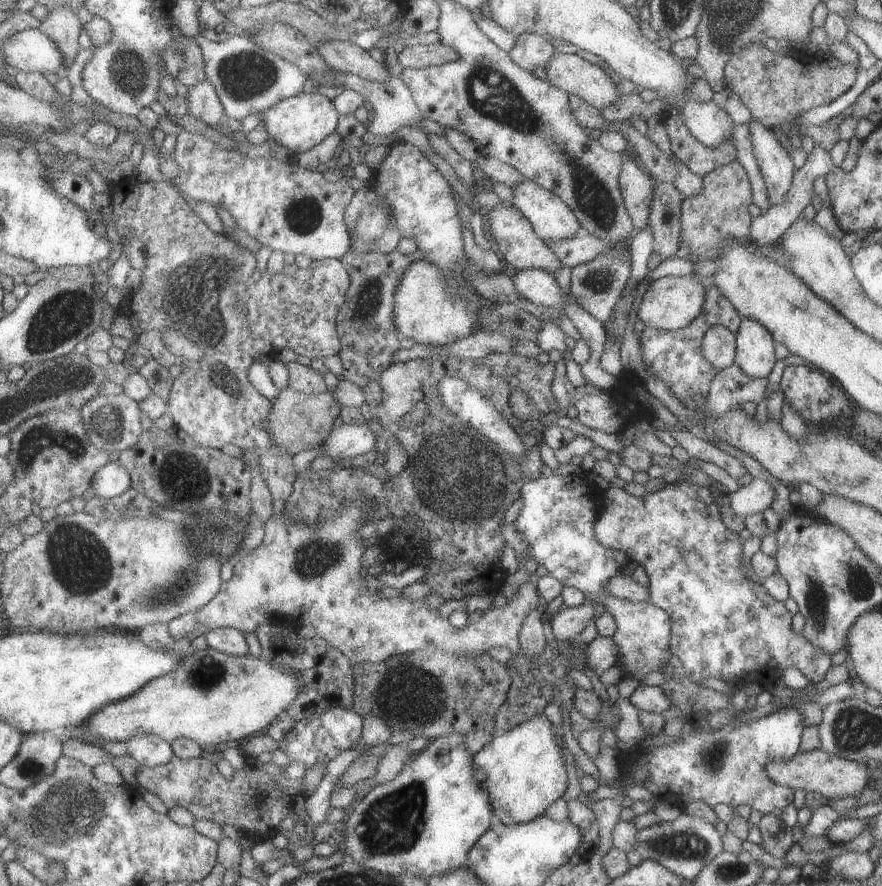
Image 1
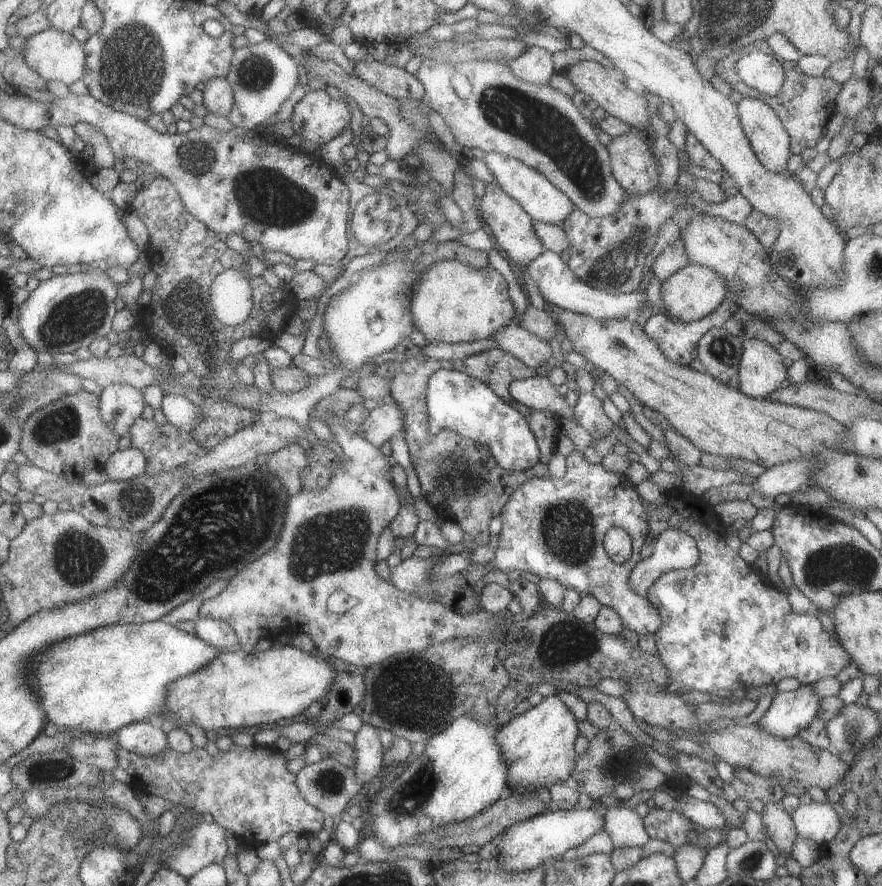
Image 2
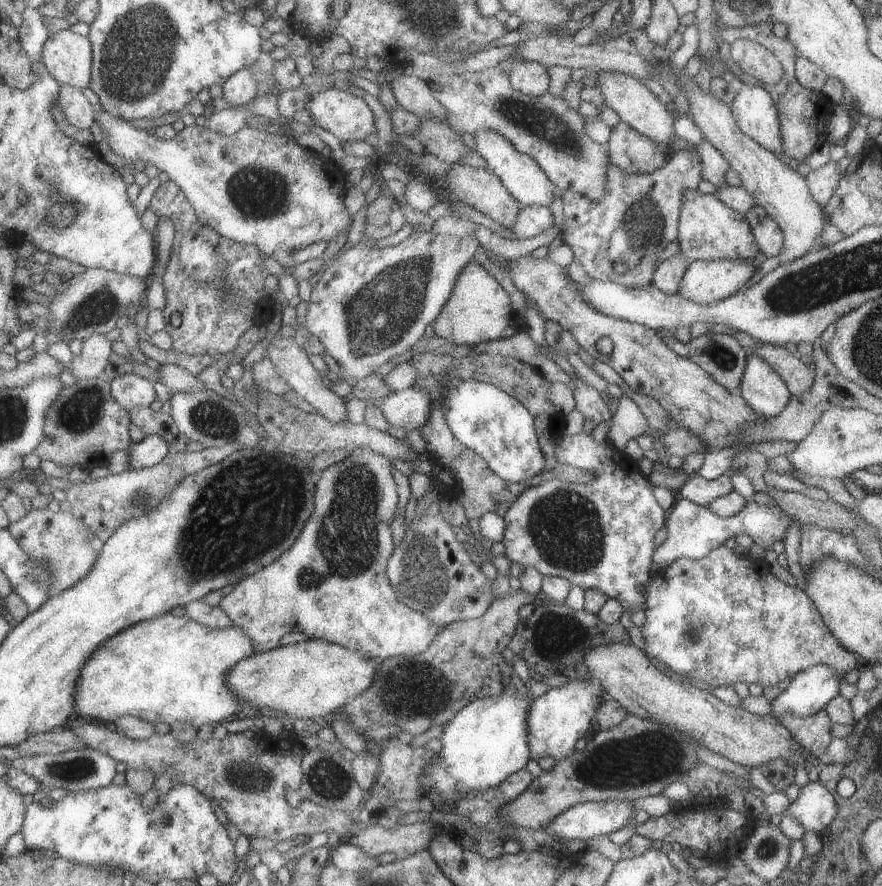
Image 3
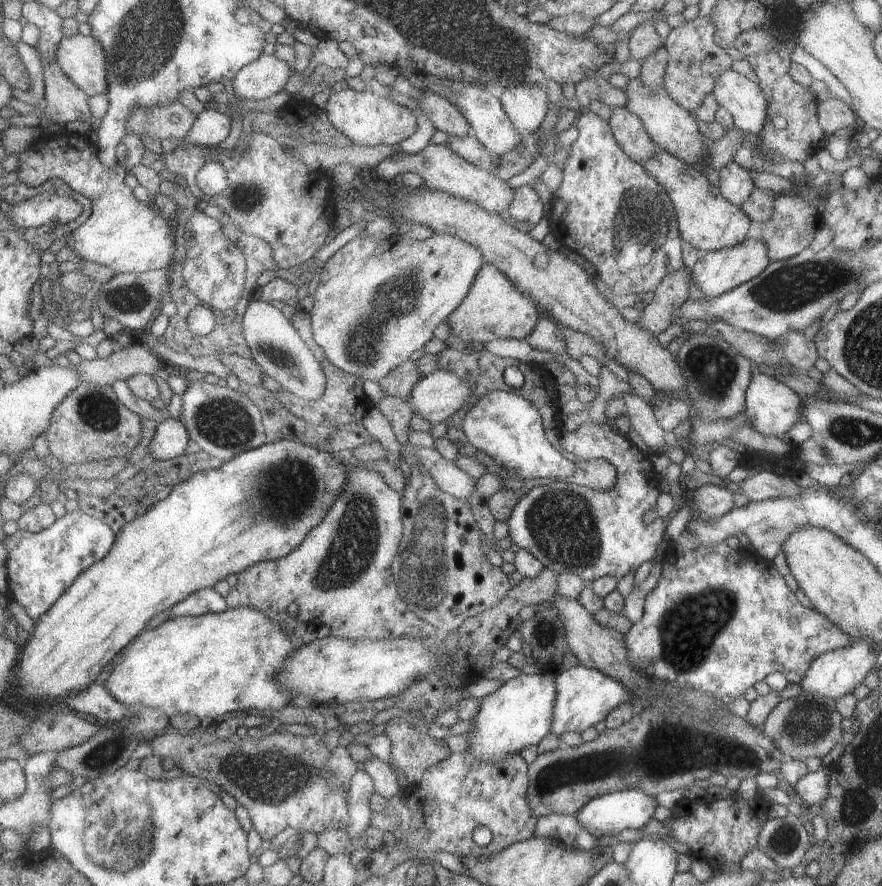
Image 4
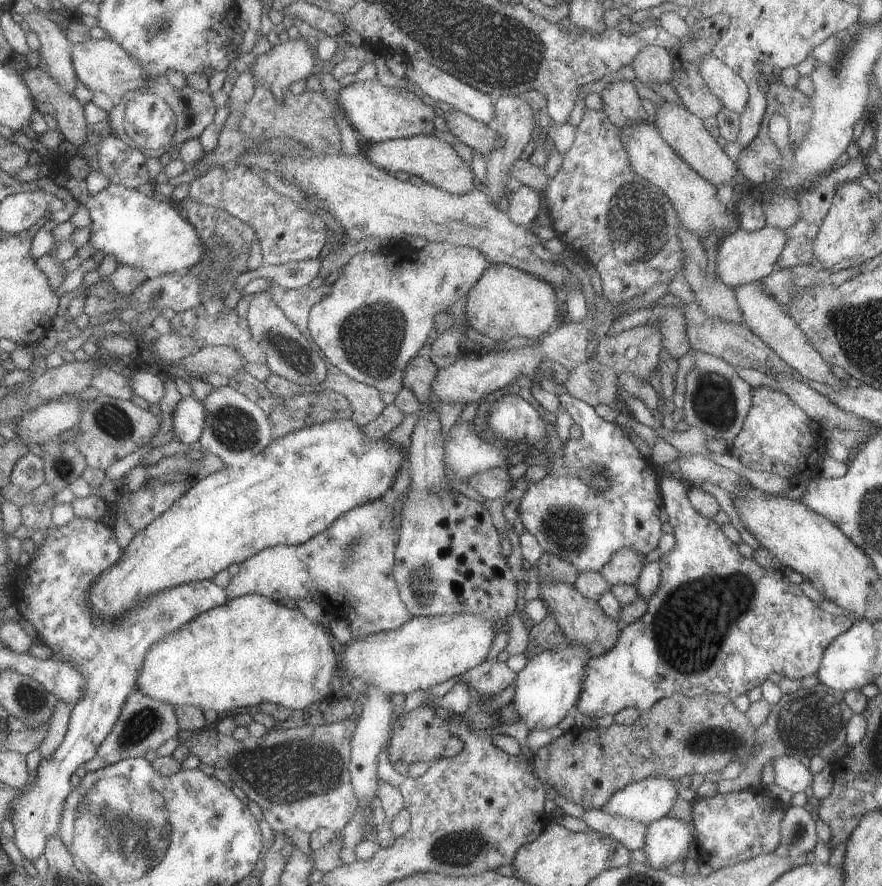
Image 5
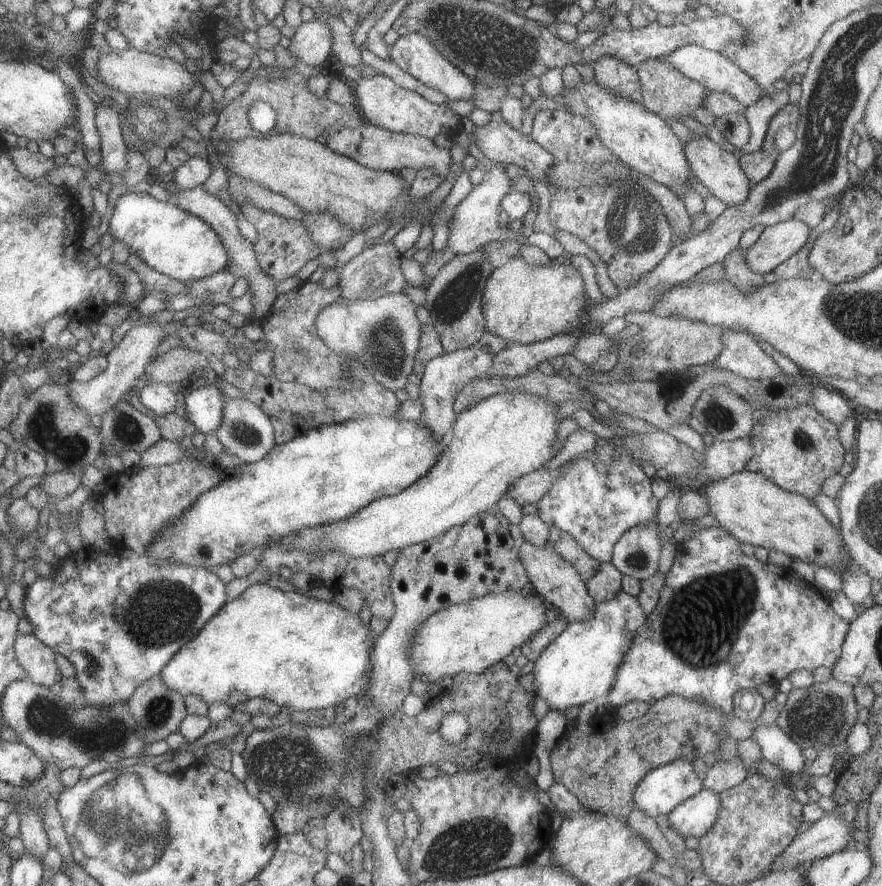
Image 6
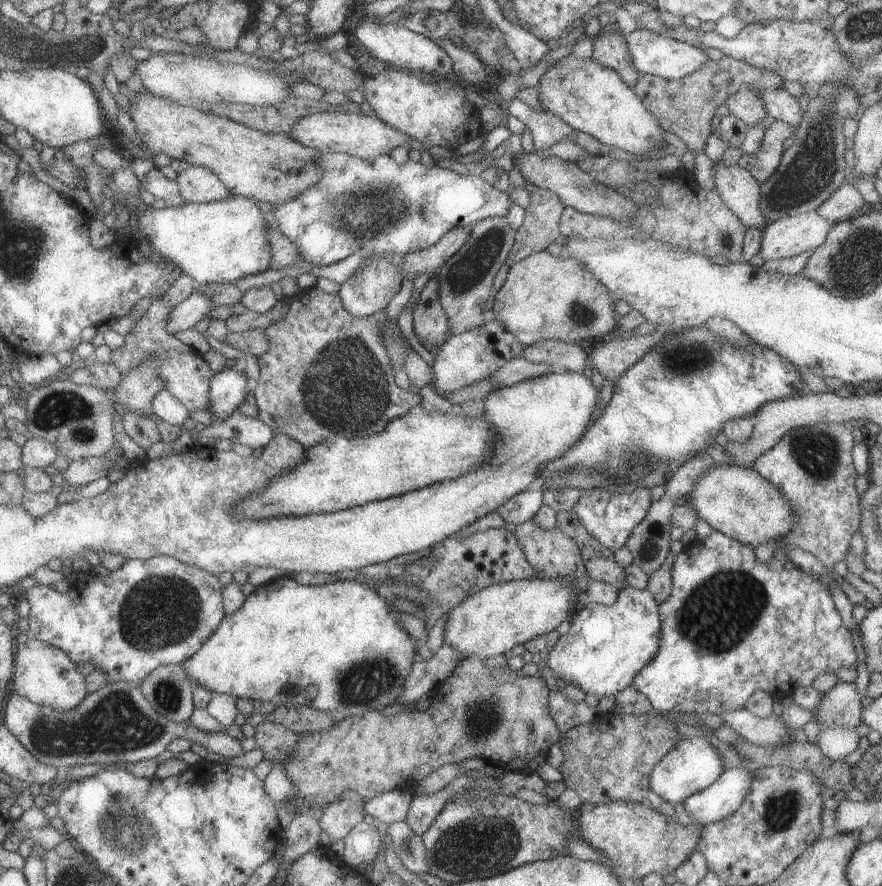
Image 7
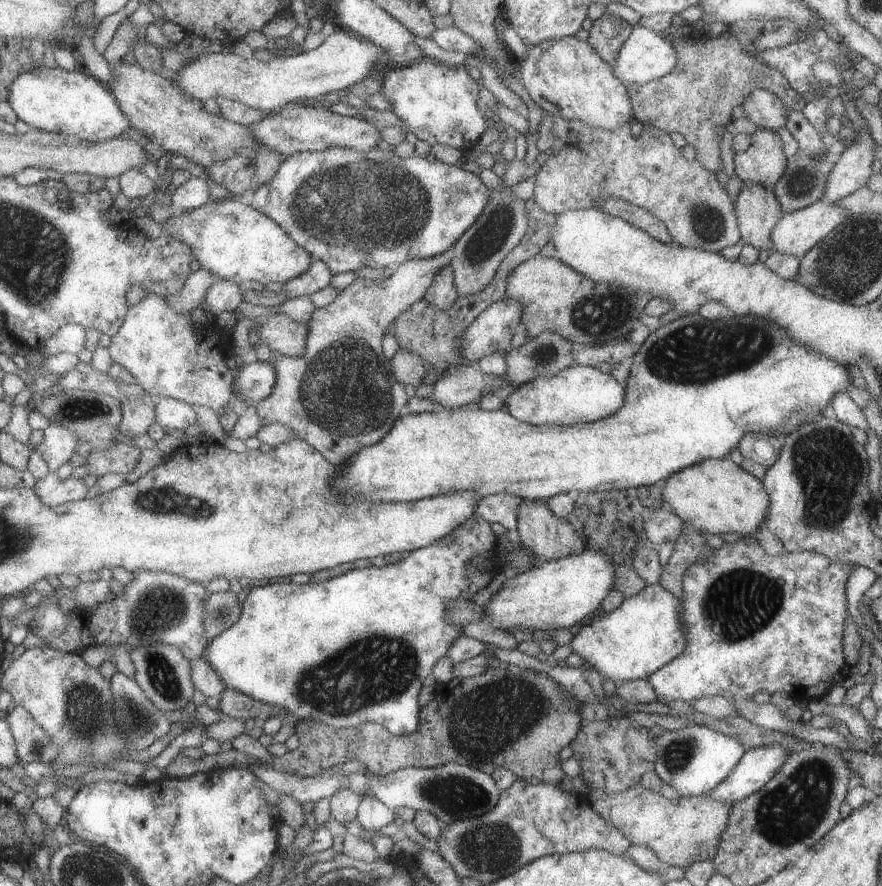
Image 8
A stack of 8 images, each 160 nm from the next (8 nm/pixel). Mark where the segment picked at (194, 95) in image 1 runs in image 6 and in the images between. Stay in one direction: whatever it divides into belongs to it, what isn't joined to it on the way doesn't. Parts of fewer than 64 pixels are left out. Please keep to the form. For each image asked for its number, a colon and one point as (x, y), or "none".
2: (218, 95)
3: (240, 89)
4: (265, 77)
5: (293, 60)
6: (311, 44)

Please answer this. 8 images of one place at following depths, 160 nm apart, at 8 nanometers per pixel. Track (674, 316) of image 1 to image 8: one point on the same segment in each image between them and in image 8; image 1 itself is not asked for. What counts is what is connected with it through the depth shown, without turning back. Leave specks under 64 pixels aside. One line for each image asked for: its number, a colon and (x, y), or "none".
2: (690, 293)
3: (704, 282)
4: (715, 272)
5: (741, 257)
6: (776, 243)
7: (787, 237)
8: (796, 233)

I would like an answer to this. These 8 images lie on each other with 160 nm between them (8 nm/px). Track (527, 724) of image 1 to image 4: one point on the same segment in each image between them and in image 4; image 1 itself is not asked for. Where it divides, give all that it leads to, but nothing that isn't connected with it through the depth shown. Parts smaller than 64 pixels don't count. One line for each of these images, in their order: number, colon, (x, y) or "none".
2: (537, 746)
3: (555, 721)
4: (583, 696)

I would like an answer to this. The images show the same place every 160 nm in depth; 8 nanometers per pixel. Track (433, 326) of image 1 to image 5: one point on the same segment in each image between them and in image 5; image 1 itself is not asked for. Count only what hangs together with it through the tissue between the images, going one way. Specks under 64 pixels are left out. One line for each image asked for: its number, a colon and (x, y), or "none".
2: (450, 302)
3: (478, 309)
4: (492, 309)
5: (504, 302)

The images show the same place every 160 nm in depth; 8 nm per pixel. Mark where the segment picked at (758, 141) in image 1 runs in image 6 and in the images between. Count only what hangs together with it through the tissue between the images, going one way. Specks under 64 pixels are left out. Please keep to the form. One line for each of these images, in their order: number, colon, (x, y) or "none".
2: (769, 140)
3: (755, 113)
4: (743, 99)
5: (724, 83)
6: (710, 69)

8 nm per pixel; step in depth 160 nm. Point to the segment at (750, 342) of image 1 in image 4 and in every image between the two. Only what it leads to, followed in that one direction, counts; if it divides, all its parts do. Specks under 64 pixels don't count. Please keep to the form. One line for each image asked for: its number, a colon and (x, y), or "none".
2: (760, 370)
3: (761, 388)
4: (773, 408)

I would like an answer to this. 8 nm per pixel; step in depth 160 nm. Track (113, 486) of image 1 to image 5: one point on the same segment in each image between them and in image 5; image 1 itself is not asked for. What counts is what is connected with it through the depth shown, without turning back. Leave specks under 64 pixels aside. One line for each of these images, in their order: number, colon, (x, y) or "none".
2: (124, 465)
3: (150, 451)
4: (171, 438)
5: (189, 416)

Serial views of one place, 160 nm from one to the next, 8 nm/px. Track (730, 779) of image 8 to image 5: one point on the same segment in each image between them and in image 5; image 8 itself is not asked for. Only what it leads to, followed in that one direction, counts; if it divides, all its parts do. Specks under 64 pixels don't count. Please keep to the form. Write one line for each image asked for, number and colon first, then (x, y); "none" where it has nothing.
5: (665, 840)
6: (693, 817)
7: (721, 798)

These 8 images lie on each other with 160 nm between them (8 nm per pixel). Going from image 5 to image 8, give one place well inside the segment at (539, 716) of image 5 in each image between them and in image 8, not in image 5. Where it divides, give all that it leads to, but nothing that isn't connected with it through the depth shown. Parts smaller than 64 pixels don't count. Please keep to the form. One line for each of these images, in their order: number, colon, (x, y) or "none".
6: (579, 665)
7: (605, 647)
8: (643, 633)

